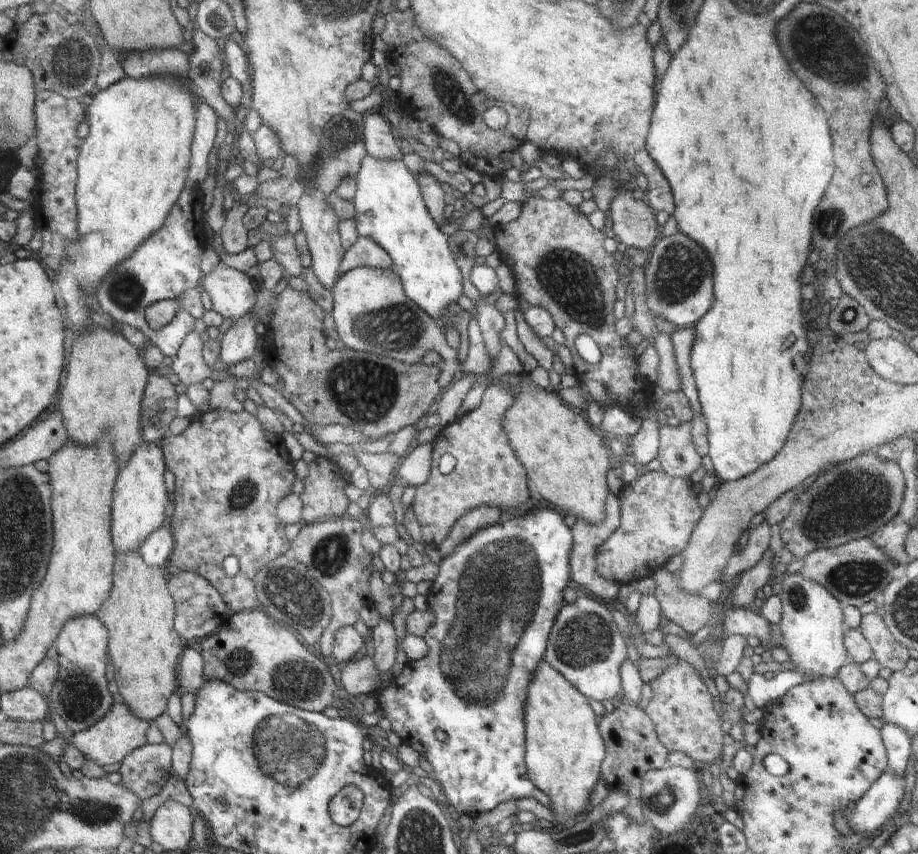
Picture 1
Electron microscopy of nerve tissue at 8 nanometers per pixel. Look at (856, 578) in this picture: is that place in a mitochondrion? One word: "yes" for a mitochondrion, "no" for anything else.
yes

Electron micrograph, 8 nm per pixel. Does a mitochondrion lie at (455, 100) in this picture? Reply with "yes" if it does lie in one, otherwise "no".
yes

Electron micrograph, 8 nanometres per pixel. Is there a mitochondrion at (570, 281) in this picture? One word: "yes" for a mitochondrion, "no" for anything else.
yes

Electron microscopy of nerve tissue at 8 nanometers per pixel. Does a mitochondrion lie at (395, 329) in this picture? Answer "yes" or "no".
yes

